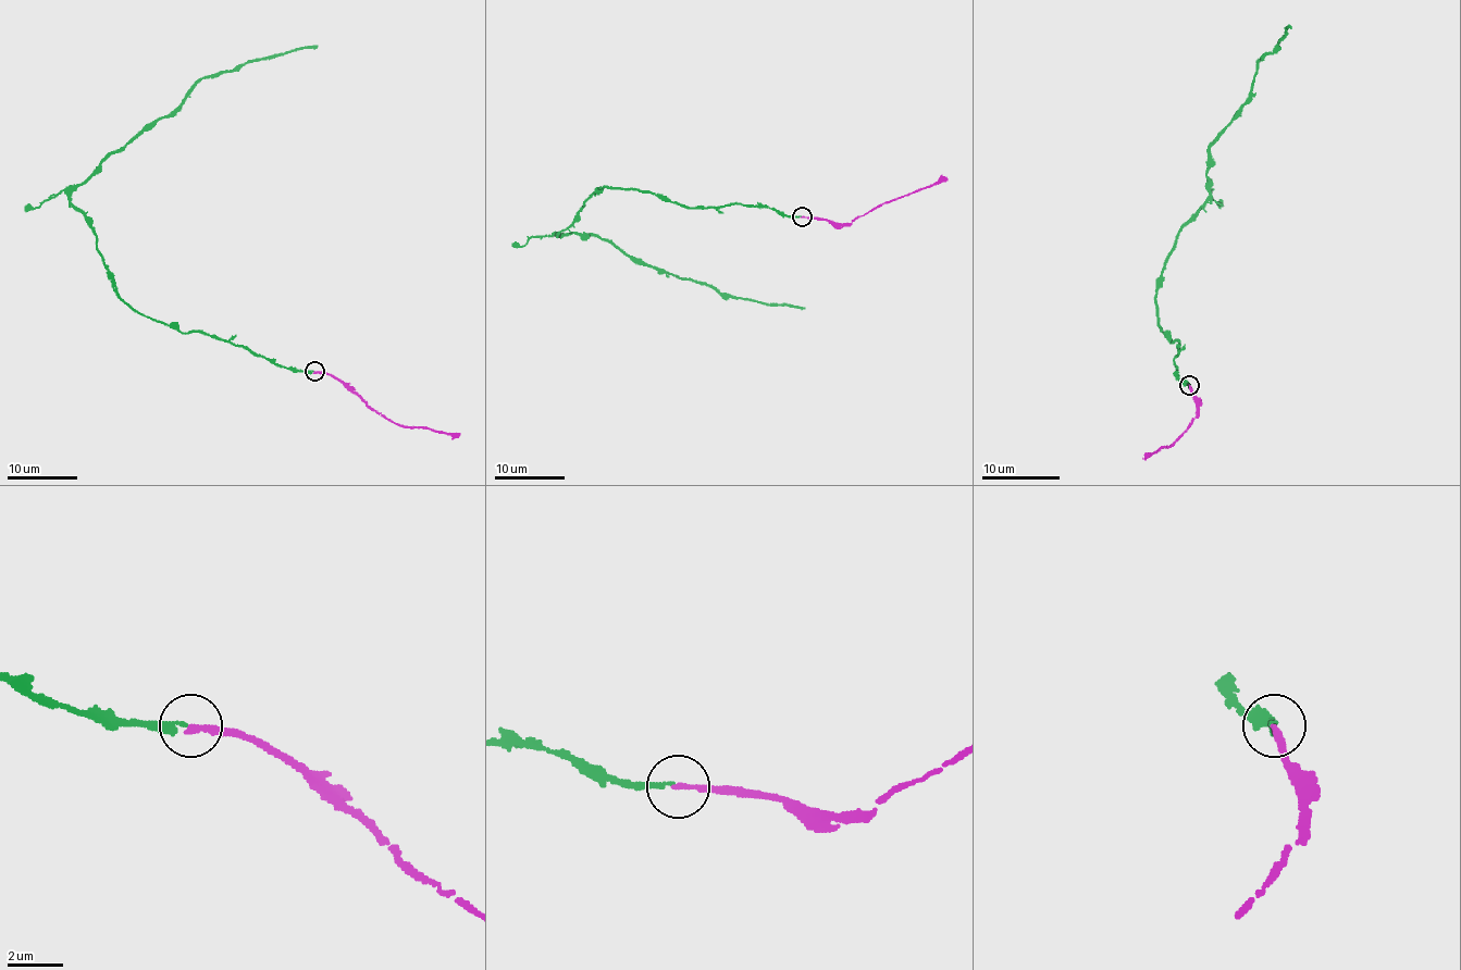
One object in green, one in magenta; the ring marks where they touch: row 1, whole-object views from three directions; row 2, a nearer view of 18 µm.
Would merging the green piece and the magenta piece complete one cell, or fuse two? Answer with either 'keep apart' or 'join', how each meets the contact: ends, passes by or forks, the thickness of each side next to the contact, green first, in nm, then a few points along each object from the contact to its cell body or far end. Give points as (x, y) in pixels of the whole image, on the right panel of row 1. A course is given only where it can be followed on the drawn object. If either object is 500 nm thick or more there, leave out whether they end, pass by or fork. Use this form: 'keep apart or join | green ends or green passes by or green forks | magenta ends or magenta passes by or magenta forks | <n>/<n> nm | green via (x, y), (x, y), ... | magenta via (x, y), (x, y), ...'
join | green ends | magenta ends | 170/200 nm | green via (1189, 385), (1177, 377), (1179, 343), (1158, 319), (1158, 278), (1177, 232), (1208, 197), (1208, 148), (1289, 24) | magenta via (1189, 385), (1197, 397), (1197, 417), (1172, 444), (1146, 454)

